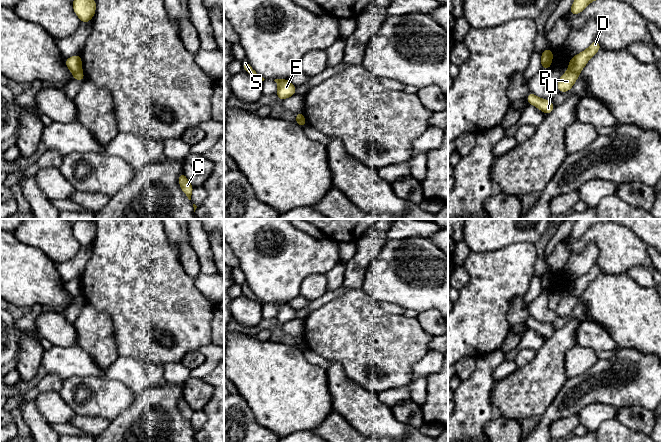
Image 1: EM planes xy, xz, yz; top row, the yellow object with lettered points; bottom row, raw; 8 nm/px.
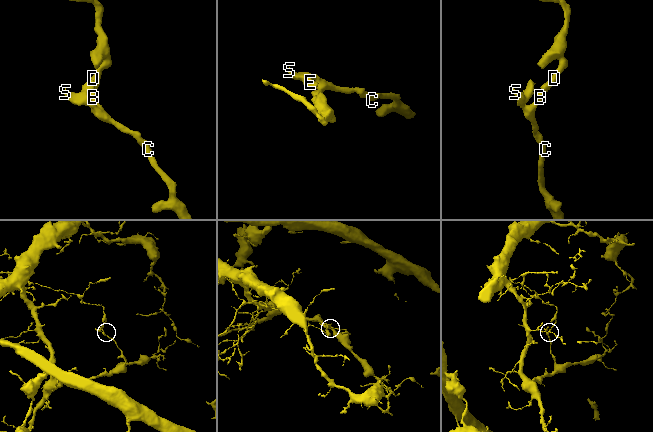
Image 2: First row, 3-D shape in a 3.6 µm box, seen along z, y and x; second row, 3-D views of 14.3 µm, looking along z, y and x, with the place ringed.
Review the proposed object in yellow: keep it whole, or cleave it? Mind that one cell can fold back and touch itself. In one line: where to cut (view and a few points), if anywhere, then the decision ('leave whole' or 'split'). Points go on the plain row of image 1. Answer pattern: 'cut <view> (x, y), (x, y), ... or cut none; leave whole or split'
cut yz (569, 293), (578, 297); split

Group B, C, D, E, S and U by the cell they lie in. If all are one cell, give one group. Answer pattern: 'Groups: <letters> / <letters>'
Groups: B C E S U / D

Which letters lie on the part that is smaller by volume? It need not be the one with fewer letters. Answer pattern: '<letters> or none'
D

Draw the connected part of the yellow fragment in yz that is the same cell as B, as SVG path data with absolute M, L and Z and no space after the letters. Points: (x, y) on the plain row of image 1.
M572 294L566 295L559 302L559 306L556 309L557 314L561 317L568 316L573 311L574 307L578 302L579 297L576 297Z

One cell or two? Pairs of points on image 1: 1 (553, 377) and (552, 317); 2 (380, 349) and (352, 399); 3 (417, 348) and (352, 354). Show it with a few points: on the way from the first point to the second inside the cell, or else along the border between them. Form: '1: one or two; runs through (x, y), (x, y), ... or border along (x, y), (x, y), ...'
1: two; border along (577, 318), (570, 319), (555, 331)
2: two; border along (343, 370), (352, 381), (377, 394)
3: one; runs through (401, 348), (384, 348), (379, 352), (368, 352)

